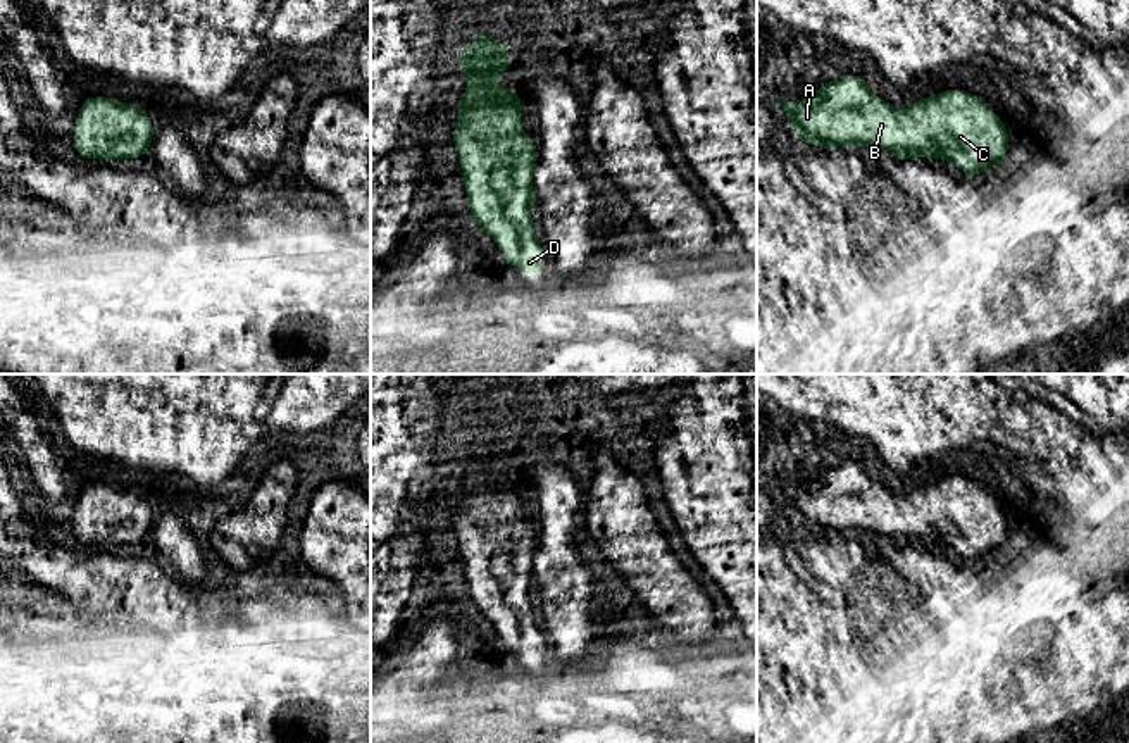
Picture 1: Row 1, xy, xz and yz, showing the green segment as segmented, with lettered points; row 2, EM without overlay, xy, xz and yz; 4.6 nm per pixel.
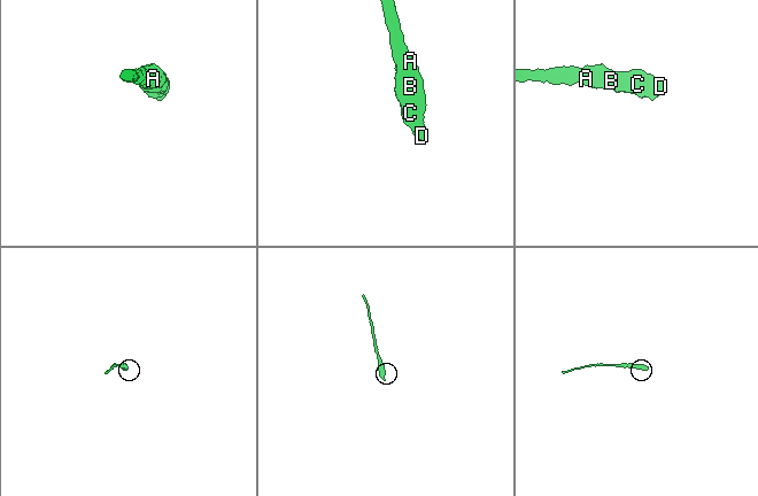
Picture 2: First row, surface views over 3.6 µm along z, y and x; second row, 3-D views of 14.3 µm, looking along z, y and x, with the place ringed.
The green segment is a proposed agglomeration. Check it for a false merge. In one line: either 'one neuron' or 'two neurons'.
one neuron

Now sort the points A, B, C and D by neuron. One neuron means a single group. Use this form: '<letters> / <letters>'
A B C D

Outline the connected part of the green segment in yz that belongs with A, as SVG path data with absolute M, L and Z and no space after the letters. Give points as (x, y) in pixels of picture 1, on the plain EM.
M853 459L822 469L805 486L786 488L779 484L777 490L800 528L820 534L843 534L855 529L860 534L884 534L898 546L941 545L953 548L970 564L979 564L986 553L1003 557L1003 543L1008 538L1008 514L984 486L960 474L915 486L908 495L895 495L874 481L862 462Z

